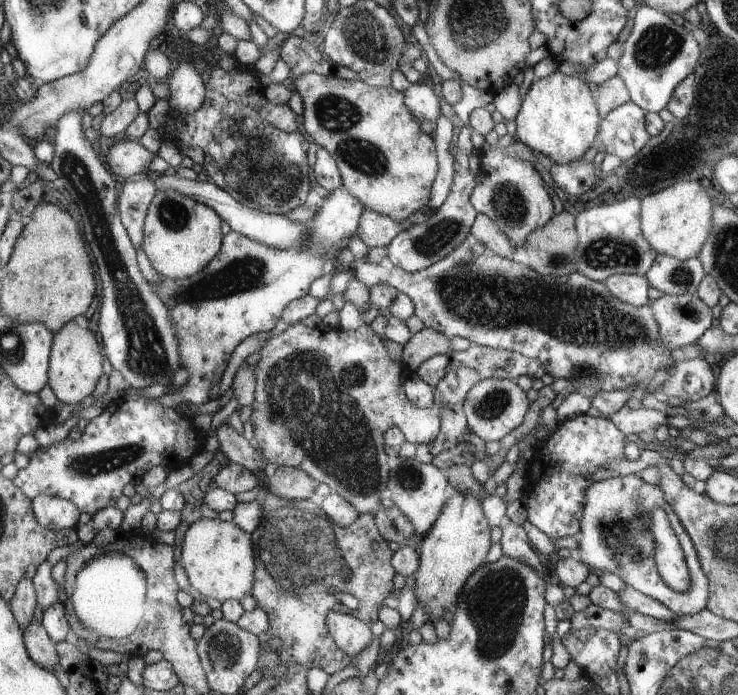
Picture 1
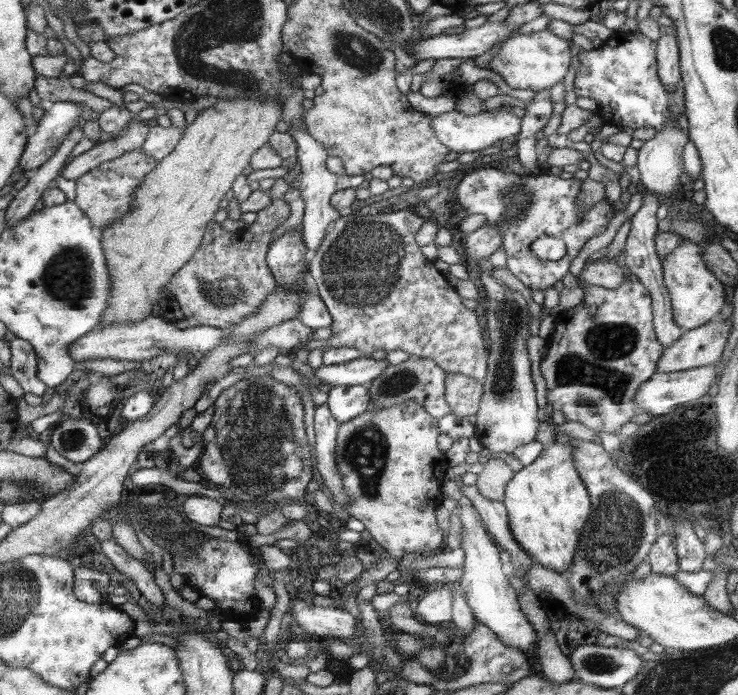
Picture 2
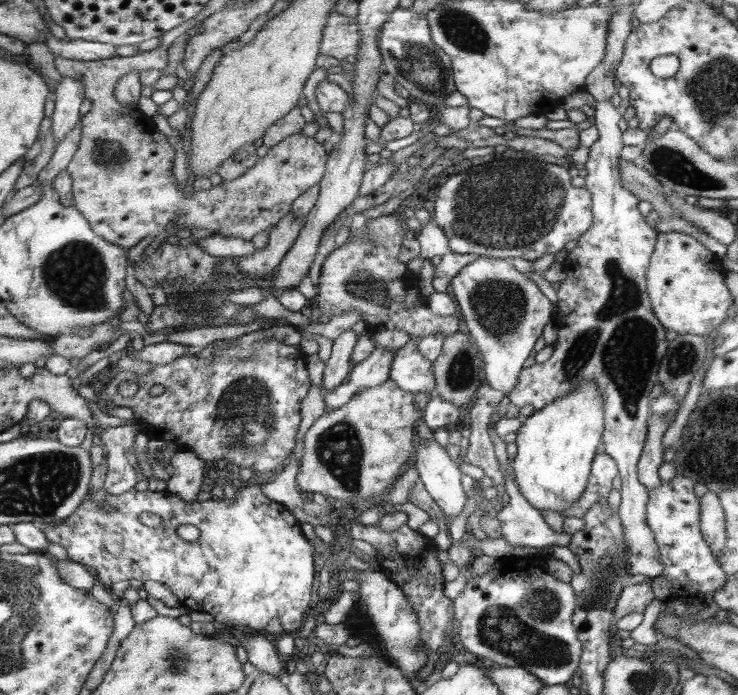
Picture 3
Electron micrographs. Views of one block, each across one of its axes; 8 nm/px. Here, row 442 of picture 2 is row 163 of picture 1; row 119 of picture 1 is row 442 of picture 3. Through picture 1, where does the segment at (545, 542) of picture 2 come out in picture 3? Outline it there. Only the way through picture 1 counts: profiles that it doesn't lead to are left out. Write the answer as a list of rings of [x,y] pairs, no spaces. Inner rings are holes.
[[[594,379],[582,381],[574,391],[558,397],[553,403],[539,411],[535,410],[532,415],[524,418],[517,430],[515,440],[517,454],[511,465],[514,468],[519,491],[540,512],[548,509],[562,514],[562,509],[568,509],[574,501],[582,498],[584,488],[589,486],[590,464],[595,459],[596,446],[600,444],[602,430],[605,430],[604,419],[604,399]]]

